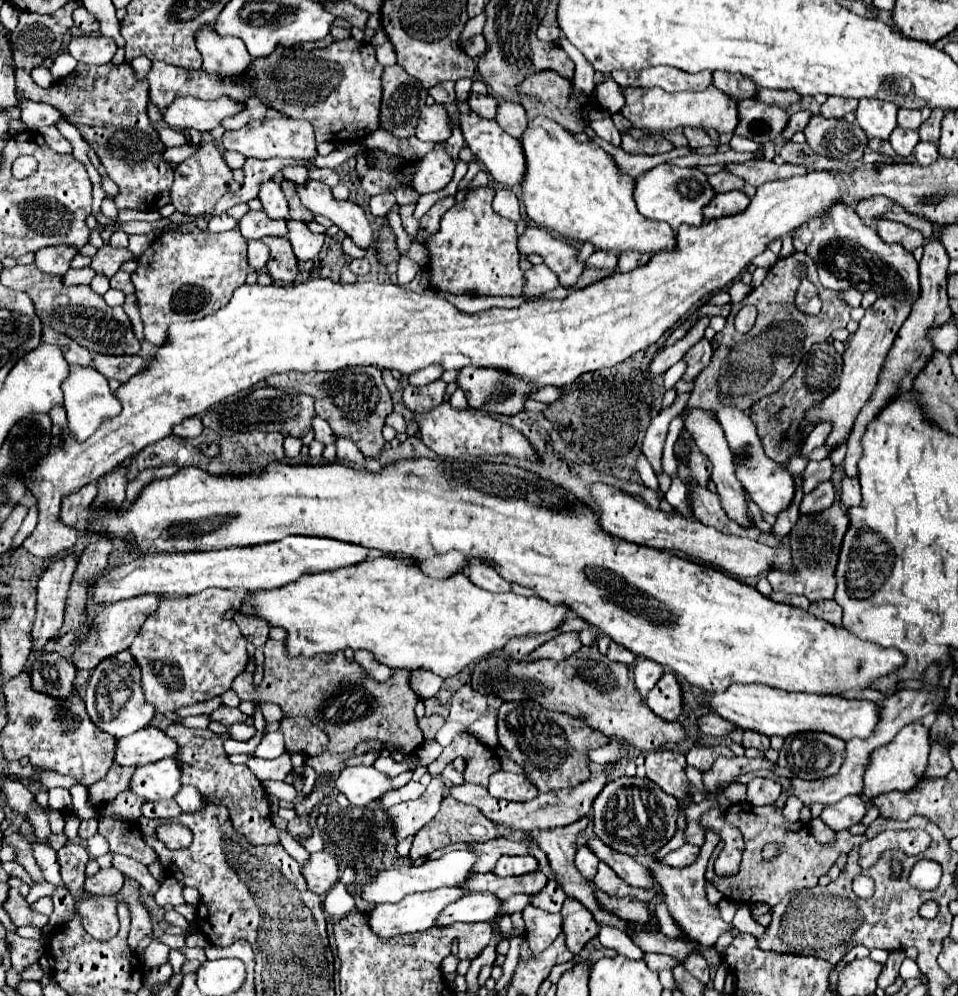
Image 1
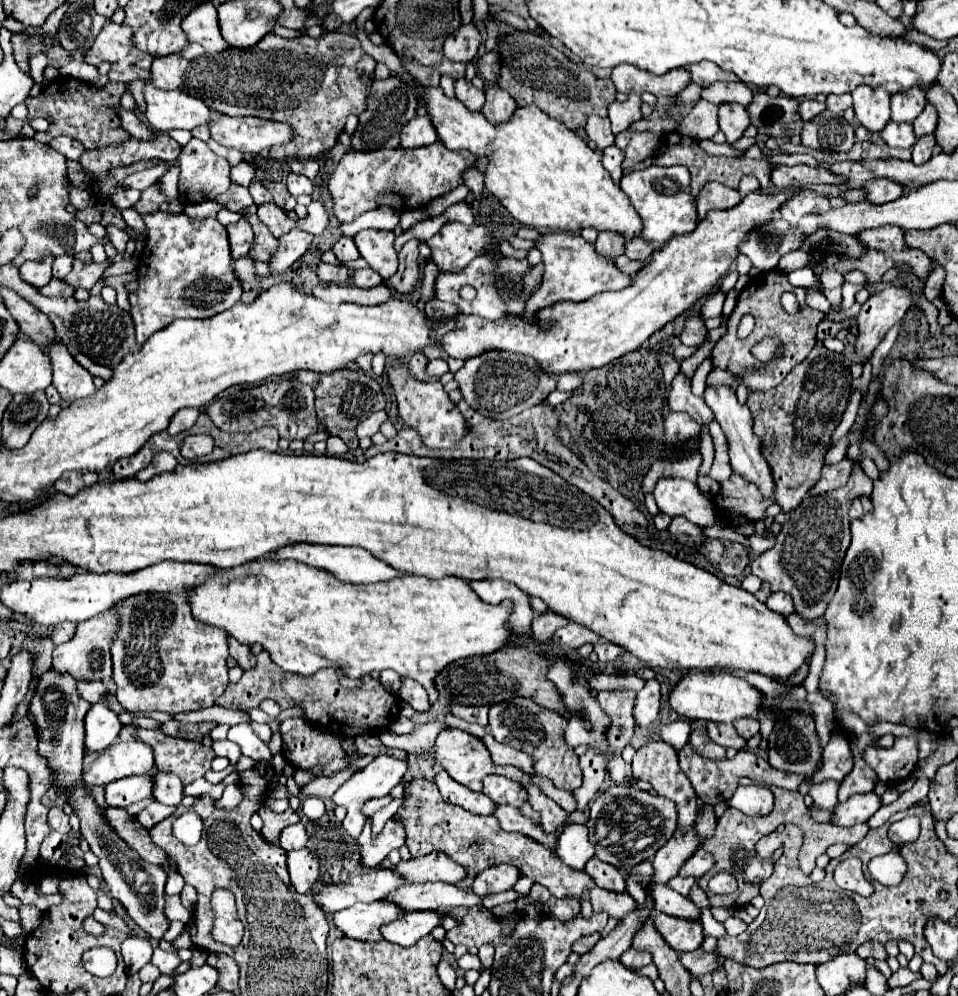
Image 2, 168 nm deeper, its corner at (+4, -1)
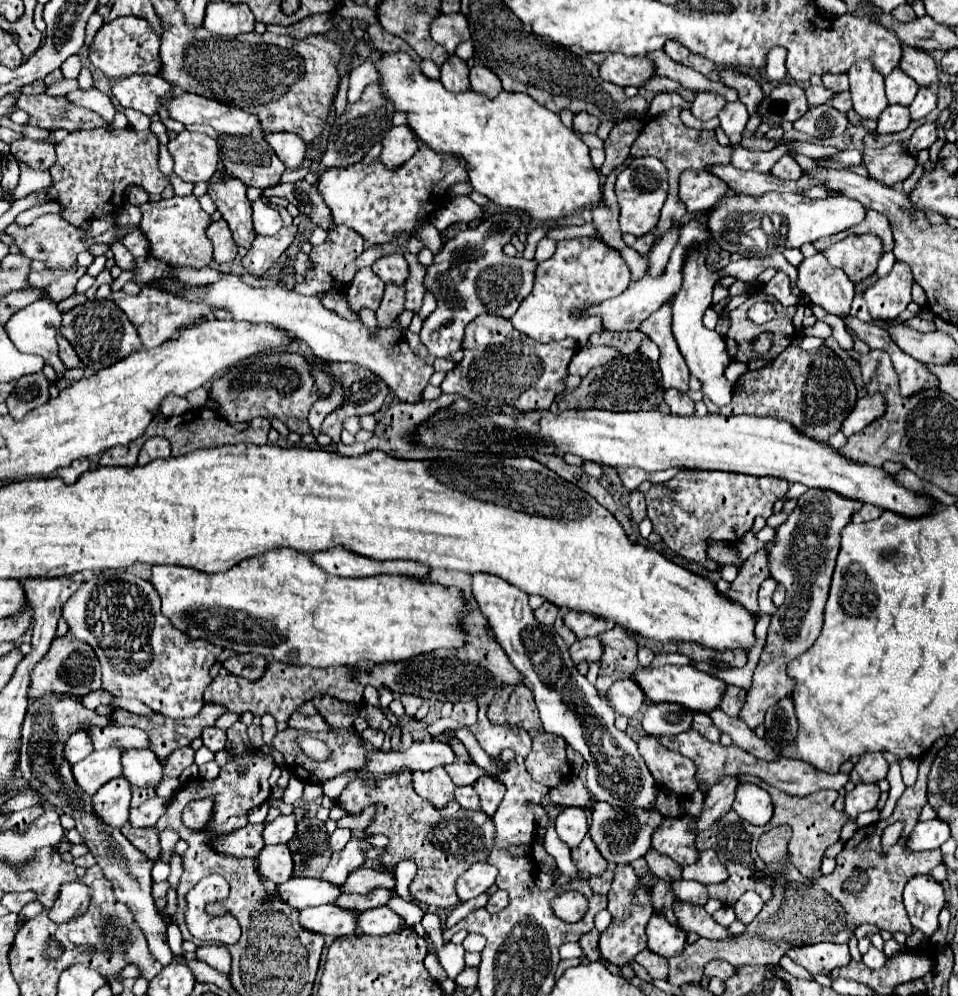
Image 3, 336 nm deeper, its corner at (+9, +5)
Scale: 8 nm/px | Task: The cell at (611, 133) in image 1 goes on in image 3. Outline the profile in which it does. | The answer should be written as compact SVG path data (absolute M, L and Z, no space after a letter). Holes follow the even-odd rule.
M580 111L580 113L574 113L574 121L572 121L572 129L576 133L596 133L600 121L590 115L588 111Z

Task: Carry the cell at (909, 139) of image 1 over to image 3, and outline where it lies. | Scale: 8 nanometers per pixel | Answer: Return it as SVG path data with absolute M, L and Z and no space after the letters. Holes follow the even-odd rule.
M888 105L884 109L884 113L880 113L878 117L878 133L886 135L886 133L896 133L896 131L904 131L910 123L910 113L908 107L904 105Z

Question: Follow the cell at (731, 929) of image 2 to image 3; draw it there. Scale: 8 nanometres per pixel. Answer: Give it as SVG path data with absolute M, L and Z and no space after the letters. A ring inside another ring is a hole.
M720 907L720 909L712 915L712 919L716 919L718 925L722 925L722 927L730 927L732 921L734 921L734 911L732 911L732 907Z

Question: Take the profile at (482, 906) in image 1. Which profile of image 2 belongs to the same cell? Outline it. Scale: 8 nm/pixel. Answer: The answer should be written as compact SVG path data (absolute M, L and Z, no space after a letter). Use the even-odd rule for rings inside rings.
M411 911L401 919L381 927L381 933L387 941L397 943L401 947L409 947L421 937L429 935L435 927L439 927L445 917L447 913L441 911Z

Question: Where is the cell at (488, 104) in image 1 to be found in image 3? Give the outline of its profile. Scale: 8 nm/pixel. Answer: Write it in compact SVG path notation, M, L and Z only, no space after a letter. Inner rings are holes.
M450 55L448 61L440 67L440 81L448 91L460 93L464 89L470 89L468 83L468 65L458 55Z

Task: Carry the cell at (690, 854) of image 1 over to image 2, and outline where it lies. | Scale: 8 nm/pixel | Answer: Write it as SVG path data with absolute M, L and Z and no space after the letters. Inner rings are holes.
M699 847L699 849L681 865L679 875L681 875L681 877L701 877L701 875L705 875L705 873L713 867L713 863L715 863L715 861L713 861L713 855Z

